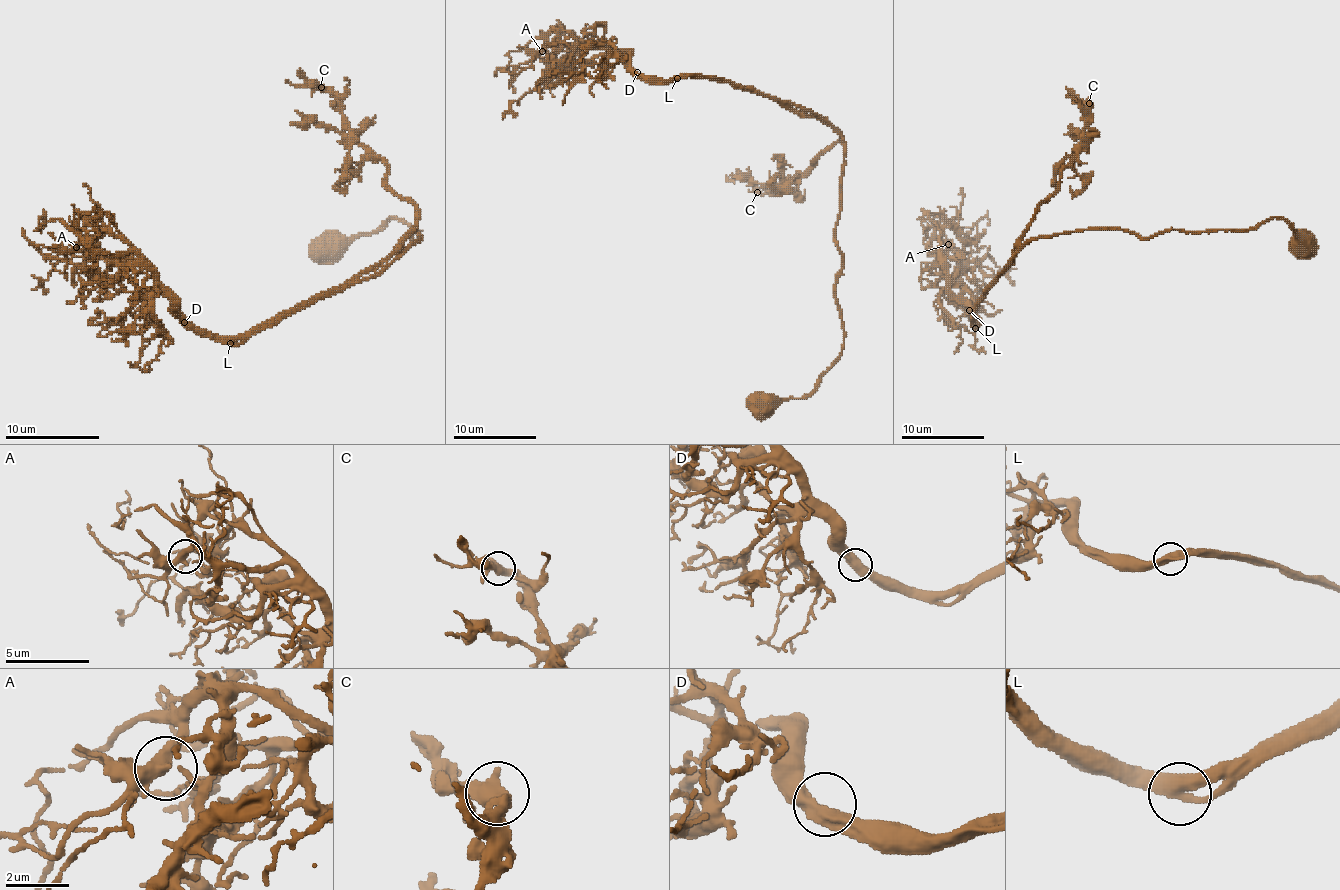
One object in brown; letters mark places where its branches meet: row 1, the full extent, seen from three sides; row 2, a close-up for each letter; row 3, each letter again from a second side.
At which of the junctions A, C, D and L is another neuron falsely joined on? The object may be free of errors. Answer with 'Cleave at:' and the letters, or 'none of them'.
Cleave at: none of them

